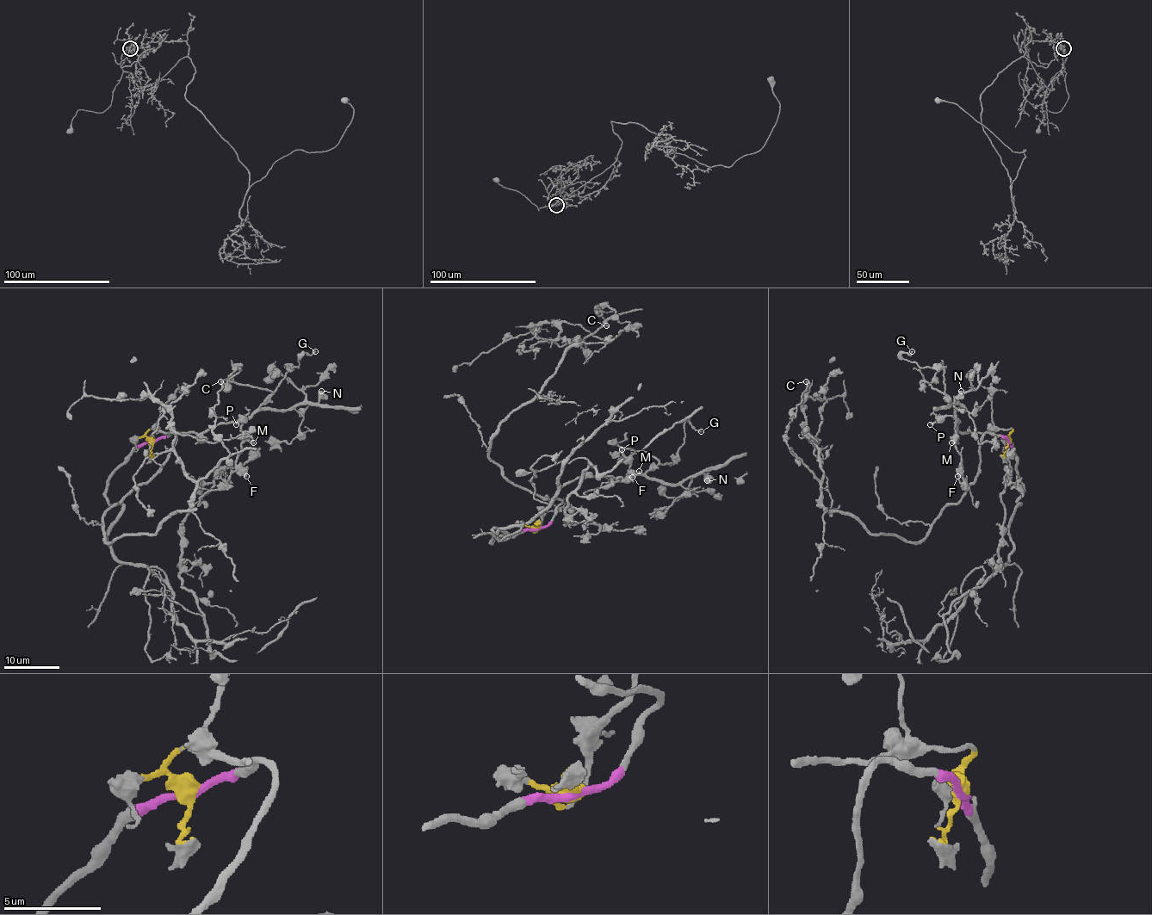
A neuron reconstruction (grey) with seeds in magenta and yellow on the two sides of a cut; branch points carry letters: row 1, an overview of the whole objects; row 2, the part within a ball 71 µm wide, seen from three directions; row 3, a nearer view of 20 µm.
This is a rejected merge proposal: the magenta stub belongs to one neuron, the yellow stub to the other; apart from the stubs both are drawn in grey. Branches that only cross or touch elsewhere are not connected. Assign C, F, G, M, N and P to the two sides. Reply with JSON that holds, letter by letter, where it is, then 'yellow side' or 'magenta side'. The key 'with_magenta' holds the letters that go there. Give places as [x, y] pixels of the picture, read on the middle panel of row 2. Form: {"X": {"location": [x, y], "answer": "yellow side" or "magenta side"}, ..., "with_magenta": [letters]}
{"C": {"location": [606, 325], "answer": "magenta side"}, "F": {"location": [632, 477], "answer": "yellow side"}, "G": {"location": [701, 431], "answer": "yellow side"}, "M": {"location": [639, 471], "answer": "yellow side"}, "N": {"location": [707, 480], "answer": "yellow side"}, "P": {"location": [622, 449], "answer": "yellow side"}, "with_magenta": ["C"]}

